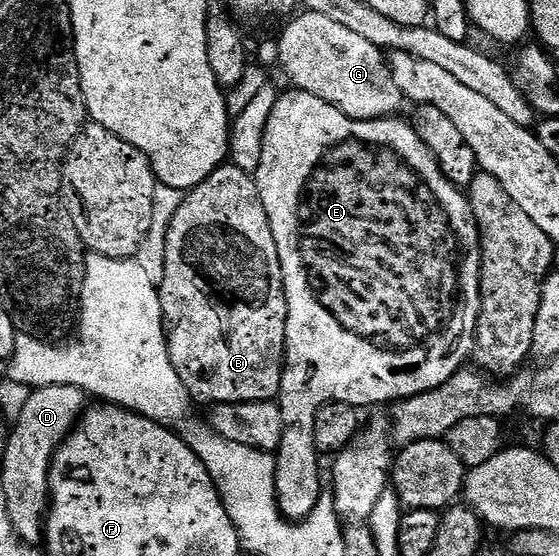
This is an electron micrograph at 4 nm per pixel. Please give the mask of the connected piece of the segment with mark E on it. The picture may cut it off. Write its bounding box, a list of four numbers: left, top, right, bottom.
[255,88,481,520]

